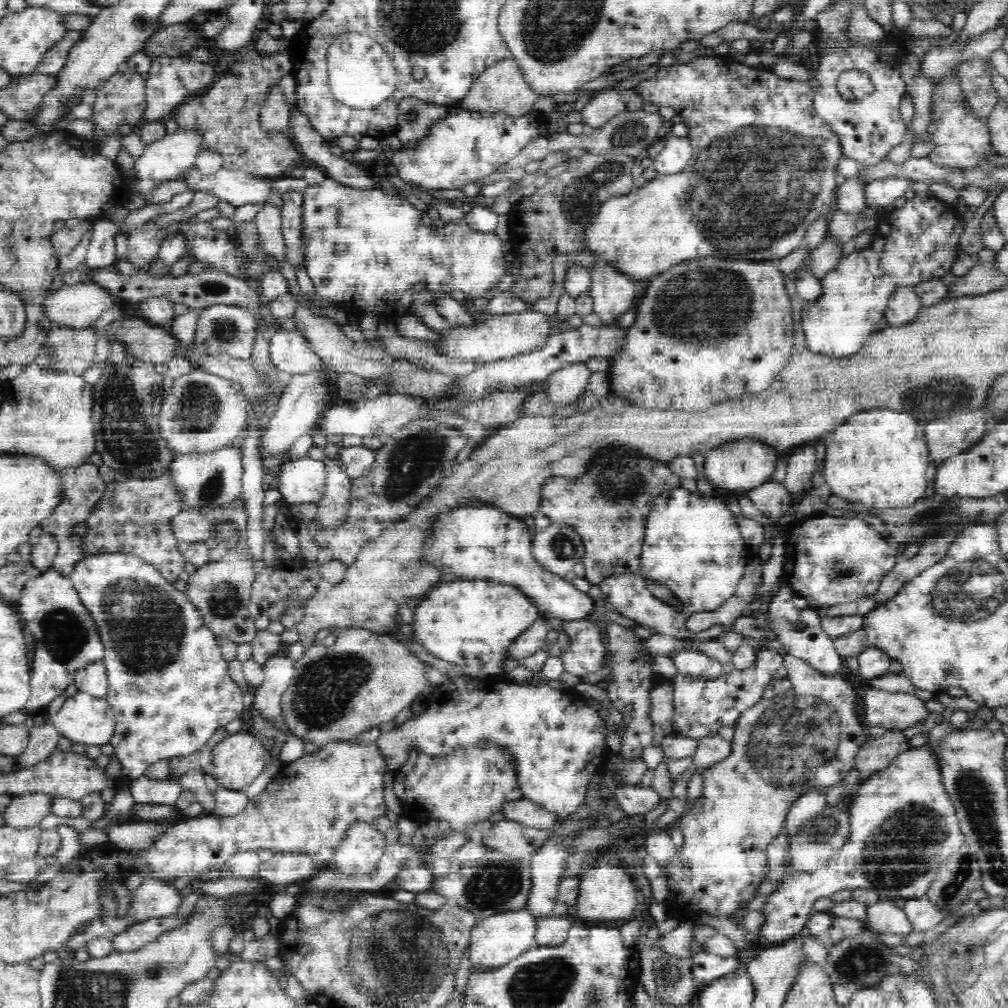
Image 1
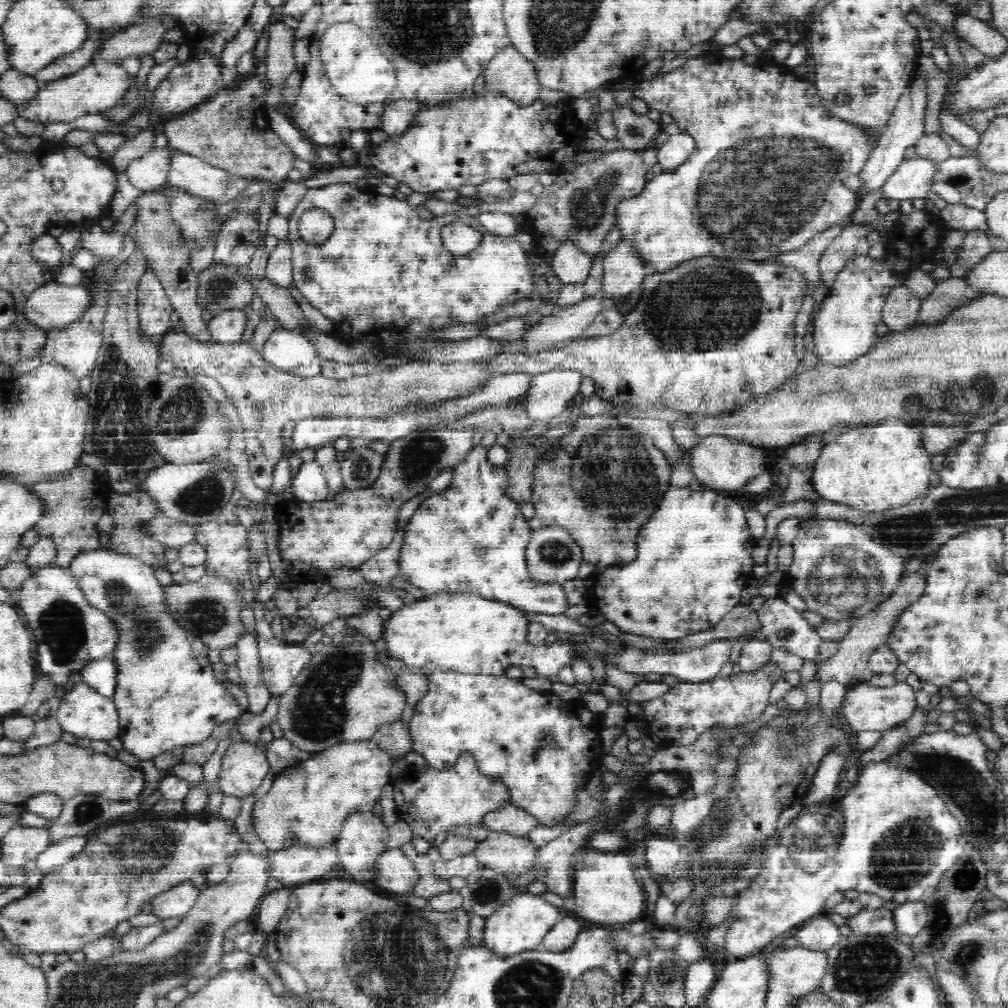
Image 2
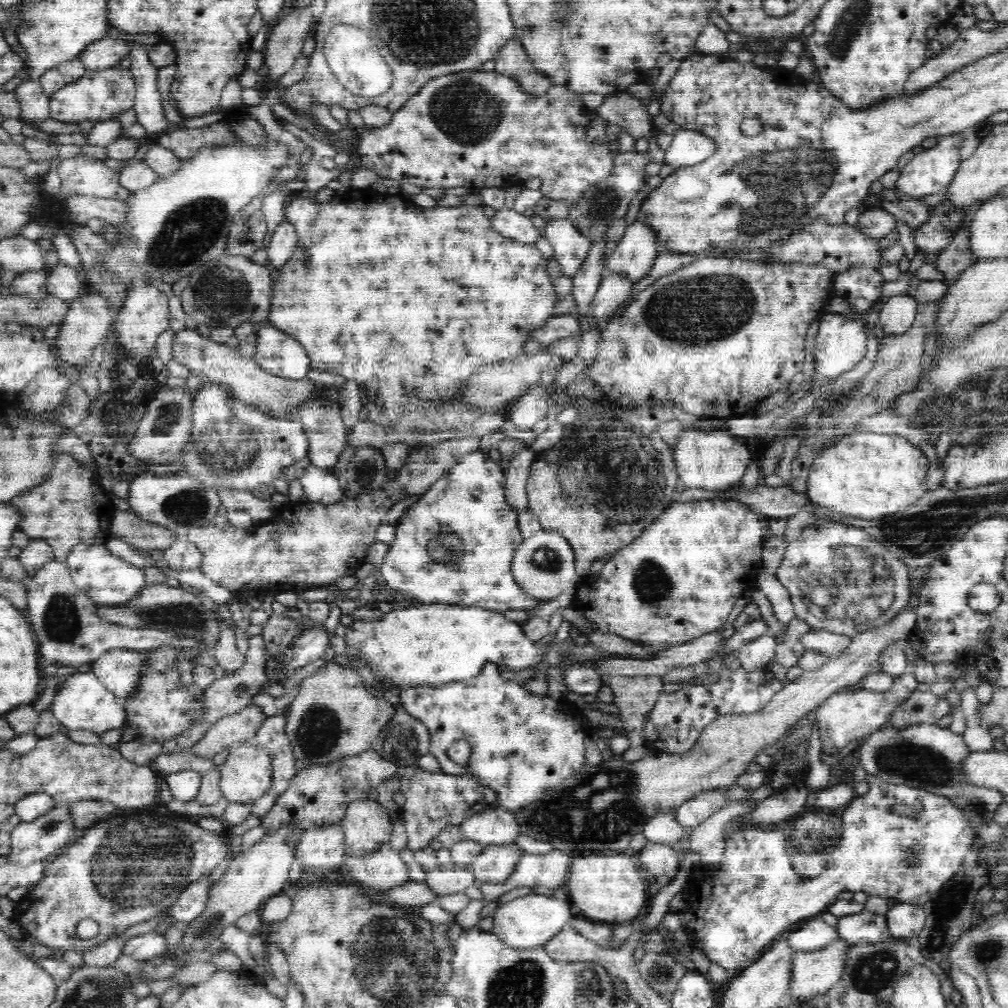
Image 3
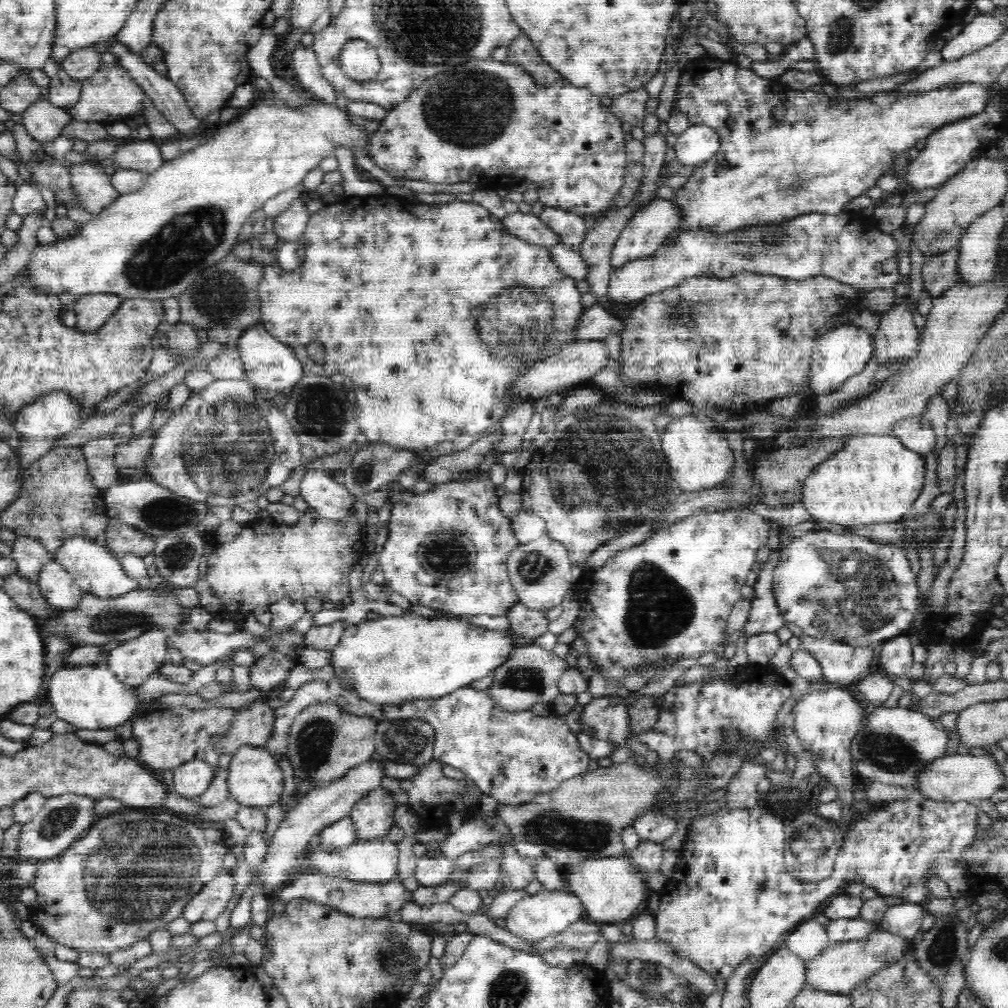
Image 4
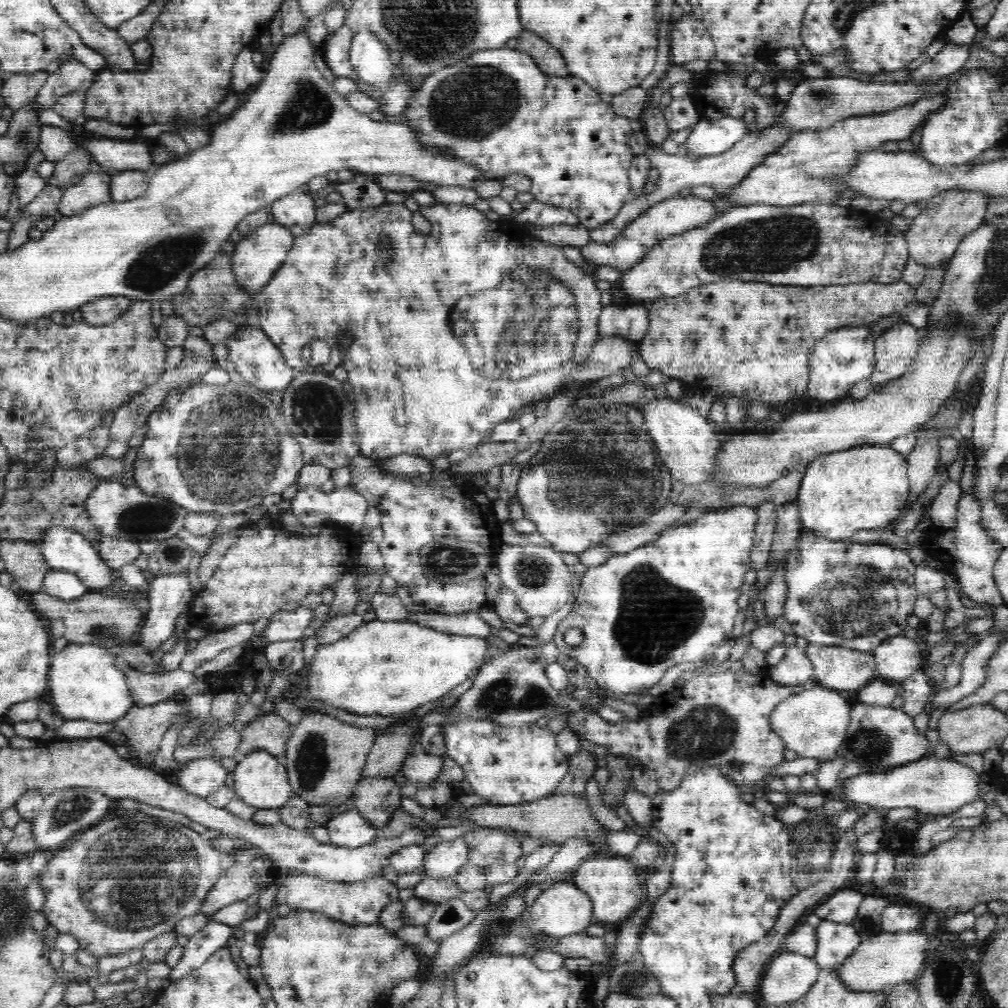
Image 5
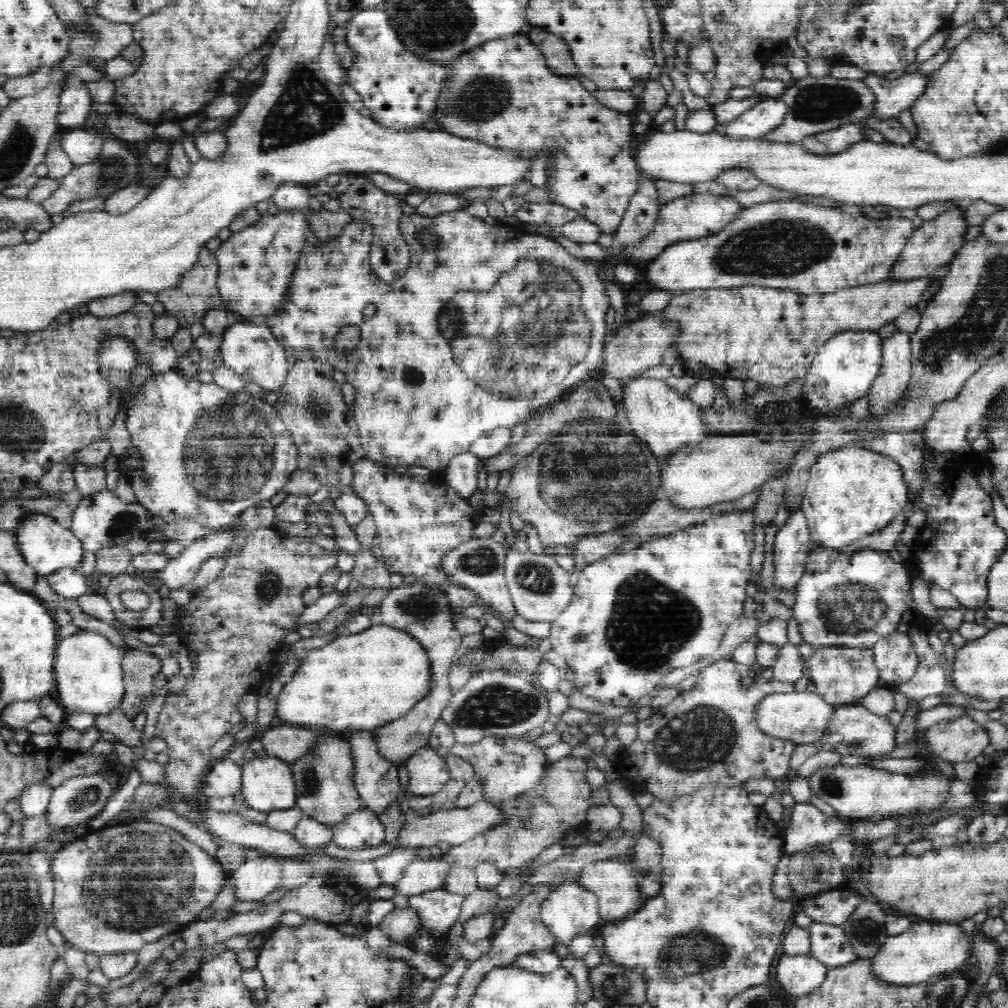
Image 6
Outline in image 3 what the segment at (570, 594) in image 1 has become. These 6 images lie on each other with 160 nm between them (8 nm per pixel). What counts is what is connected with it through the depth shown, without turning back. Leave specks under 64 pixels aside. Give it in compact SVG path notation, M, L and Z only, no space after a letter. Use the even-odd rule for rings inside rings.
M476 450L470 453L466 453L449 473L442 476L434 485L428 489L420 500L407 510L406 515L400 519L398 526L396 526L395 538L391 543L391 547L387 552L387 555L383 559L382 577L391 589L398 590L400 595L413 596L418 598L418 602L422 604L430 604L430 602L447 602L448 604L479 604L490 610L498 610L500 612L506 612L506 610L528 610L532 611L533 608L538 608L540 604L544 604L548 601L546 598L538 598L533 594L528 594L520 585L518 585L516 577L514 577L514 568L512 567L514 553L522 541L524 540L519 529L520 512L512 507L506 501L506 472L500 464L496 464L489 454L482 450ZM438 537L456 537L458 539L458 546L462 549L462 556L460 558L454 558L454 562L438 562L433 559L429 549L429 543L437 540Z

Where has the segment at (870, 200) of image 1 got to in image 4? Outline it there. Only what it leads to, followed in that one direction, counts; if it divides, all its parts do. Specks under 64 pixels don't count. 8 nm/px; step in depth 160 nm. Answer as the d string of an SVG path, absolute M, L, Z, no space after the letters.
M986 108L985 112L976 116L974 120L969 118L966 119L966 122L958 121L953 125L946 125L934 132L933 135L930 135L927 138L927 145L919 152L918 157L914 160L909 160L906 166L905 182L910 186L911 192L926 190L926 188L935 188L937 190L966 166L966 163L971 160L970 156L976 150L980 151L983 148L984 143L982 140L984 138L988 142L990 140L997 141L998 138L988 138L988 136L990 134L998 136L1000 132L1005 131L1006 125L1001 125L1002 129L999 130L990 130L994 118L1000 120L998 112L988 112L988 108Z

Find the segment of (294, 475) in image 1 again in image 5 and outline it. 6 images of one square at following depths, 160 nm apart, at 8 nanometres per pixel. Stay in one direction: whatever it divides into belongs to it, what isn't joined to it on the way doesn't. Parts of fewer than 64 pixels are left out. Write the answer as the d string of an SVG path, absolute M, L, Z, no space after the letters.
M313 485L298 490L291 499L289 510L297 519L314 513L358 532L369 508L366 499L351 487L336 488L326 494Z

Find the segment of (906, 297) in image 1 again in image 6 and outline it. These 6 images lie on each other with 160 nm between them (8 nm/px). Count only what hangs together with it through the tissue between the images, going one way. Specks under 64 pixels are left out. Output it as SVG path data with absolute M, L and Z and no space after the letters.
M896 330L890 336L884 336L880 370L867 396L869 409L874 414L886 414L886 410L904 396L911 372L909 333Z

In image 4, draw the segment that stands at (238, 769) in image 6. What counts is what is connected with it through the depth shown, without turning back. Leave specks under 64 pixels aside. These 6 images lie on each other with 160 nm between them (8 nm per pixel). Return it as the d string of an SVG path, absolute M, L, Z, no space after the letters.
M193 760L174 769L174 790L184 799L199 797L212 780L212 767L202 761Z

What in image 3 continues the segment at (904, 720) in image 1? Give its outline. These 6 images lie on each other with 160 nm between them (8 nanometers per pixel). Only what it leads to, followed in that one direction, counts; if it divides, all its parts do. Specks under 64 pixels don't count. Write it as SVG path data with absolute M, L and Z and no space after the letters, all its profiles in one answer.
M904 672L893 680L890 688L880 690L880 692L856 686L853 691L834 693L819 705L817 713L819 731L824 734L824 730L829 728L831 737L840 749L851 741L861 740L869 734L876 733L877 730L888 727L894 718L894 712L900 706L905 705L905 702L917 691L916 686L918 686L918 683L914 674Z

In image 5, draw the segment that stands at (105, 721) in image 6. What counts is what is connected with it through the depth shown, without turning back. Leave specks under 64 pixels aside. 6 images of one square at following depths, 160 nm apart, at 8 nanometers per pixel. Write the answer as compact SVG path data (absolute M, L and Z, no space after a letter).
M165 700L152 706L136 706L126 716L113 724L112 730L124 734L133 754L141 764L154 760L164 733L174 722L174 718L182 716L186 706Z

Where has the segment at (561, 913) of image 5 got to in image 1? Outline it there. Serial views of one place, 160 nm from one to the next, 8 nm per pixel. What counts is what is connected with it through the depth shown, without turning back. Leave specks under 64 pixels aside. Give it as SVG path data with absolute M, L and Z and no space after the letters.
M524 910L508 912L506 914L490 915L489 918L478 920L470 930L470 943L468 949L468 964L470 964L470 977L476 974L490 974L498 972L502 966L508 965L512 960L525 954L528 950L537 947L535 942L535 919Z

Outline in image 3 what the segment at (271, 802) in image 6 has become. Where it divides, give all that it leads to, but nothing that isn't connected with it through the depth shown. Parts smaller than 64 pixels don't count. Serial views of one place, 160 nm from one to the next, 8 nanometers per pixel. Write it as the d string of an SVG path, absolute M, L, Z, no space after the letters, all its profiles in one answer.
M237 743L226 754L226 760L218 766L218 771L220 790L229 802L252 804L268 792L273 770L268 749L253 743Z

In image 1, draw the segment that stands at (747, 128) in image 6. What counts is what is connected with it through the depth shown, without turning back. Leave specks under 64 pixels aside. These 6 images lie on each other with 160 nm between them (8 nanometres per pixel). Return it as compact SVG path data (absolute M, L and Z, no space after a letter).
M668 136L664 138L664 148L653 159L657 176L672 175L682 172L692 156L688 137Z

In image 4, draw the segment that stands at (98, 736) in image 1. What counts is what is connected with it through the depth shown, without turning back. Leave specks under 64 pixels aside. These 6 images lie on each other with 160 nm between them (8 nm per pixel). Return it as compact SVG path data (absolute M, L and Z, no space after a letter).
M90 664L80 668L60 669L50 682L50 702L58 719L70 723L78 729L112 729L126 722L134 715L138 703L134 699L134 689L116 681L114 674L104 666Z

